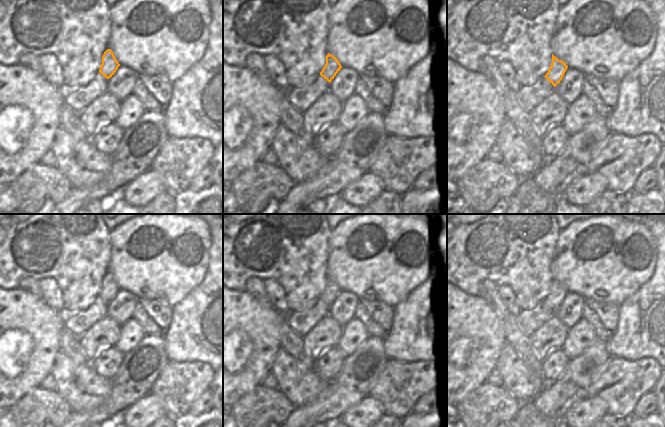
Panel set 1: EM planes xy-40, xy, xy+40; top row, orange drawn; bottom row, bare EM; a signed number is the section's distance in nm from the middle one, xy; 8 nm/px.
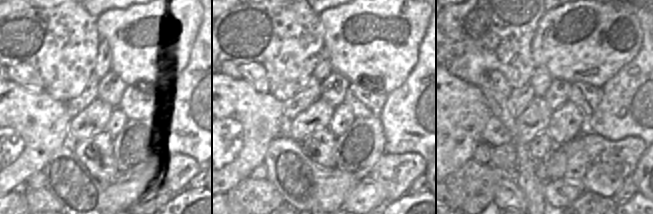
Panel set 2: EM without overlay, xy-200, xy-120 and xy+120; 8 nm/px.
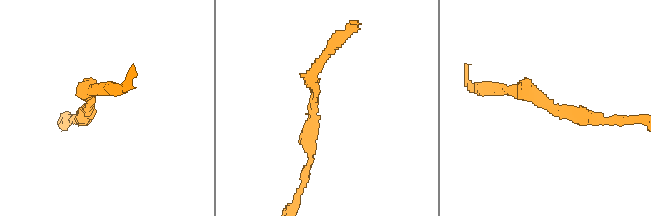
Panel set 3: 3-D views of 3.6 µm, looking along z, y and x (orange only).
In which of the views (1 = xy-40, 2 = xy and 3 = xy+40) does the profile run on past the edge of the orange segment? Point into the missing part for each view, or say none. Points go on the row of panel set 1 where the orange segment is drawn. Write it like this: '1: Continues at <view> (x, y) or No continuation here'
1: No continuation here
2: No continuation here
3: No continuation here.

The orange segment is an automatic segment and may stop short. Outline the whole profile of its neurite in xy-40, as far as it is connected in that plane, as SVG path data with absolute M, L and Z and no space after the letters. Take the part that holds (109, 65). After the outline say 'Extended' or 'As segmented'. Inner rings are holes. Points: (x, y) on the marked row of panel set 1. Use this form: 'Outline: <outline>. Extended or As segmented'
Outline: M107 49L102 56L102 64L99 73L109 79L114 75L120 64L116 60L111 49Z. As segmented.

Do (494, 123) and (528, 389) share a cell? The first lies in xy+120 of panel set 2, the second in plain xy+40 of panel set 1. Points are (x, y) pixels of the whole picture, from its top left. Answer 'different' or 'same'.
same

